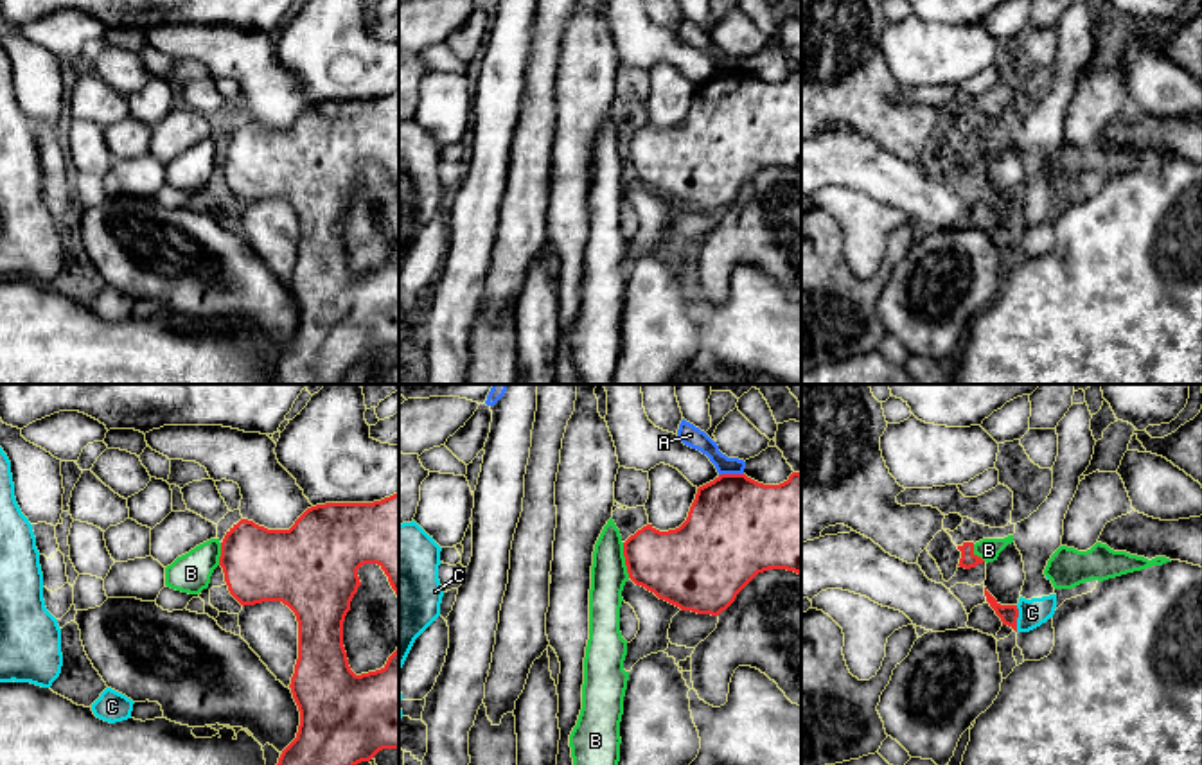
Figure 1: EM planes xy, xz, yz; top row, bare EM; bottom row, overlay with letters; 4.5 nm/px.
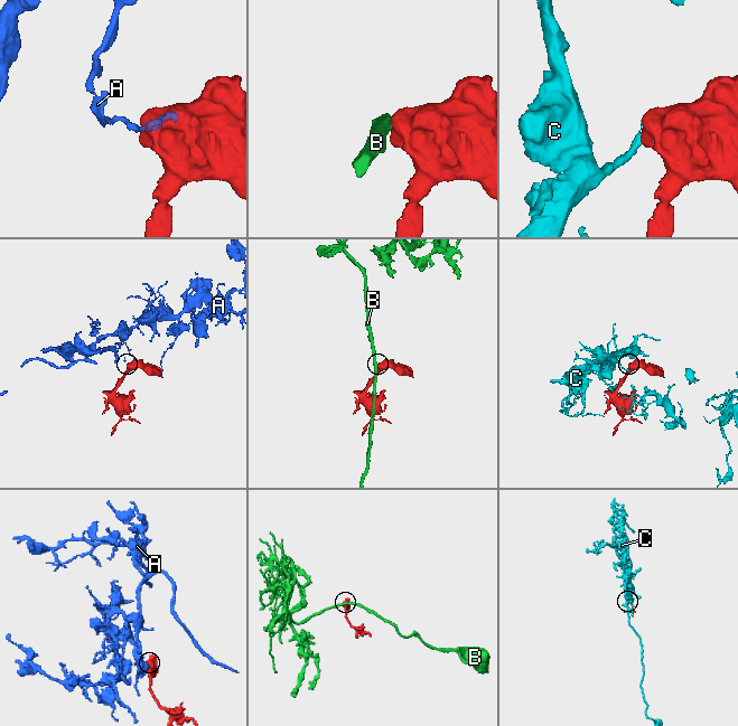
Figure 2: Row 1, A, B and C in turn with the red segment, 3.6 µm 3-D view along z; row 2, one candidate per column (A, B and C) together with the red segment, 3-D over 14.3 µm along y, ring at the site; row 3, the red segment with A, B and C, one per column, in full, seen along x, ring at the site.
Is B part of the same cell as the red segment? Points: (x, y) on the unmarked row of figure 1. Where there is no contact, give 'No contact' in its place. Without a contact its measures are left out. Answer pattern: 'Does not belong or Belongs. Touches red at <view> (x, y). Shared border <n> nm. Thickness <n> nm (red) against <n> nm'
Does not belong. Touches red at xz (626, 158). Shared border 160 nm. Thickness 340 nm (red) against 160 nm

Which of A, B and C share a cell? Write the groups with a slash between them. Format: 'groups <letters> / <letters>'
groups A / B / C

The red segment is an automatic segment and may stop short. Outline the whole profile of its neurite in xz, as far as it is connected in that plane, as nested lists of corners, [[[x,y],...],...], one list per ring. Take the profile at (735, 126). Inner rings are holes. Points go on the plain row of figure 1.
[[[792,70],[780,83],[764,83],[746,72],[720,72],[697,86],[686,119],[668,129],[643,124],[623,140],[629,176],[681,208],[719,214],[737,192],[758,172],[769,167],[787,167],[801,172],[801,72]]]

